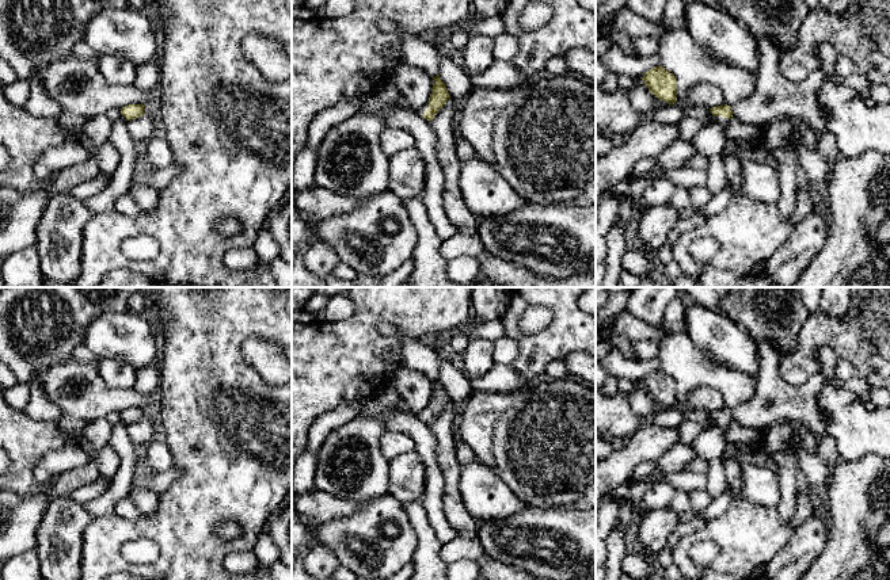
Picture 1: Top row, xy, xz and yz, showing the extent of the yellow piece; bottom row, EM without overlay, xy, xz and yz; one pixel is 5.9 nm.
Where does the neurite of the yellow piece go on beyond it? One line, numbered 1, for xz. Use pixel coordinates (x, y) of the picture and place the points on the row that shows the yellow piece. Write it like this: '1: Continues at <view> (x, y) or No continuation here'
1: Continues at xz (421, 110)

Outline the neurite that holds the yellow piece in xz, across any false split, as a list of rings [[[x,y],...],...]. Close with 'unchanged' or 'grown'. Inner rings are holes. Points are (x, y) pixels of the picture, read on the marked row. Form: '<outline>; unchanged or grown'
[[[437,75],[433,79],[434,84],[431,88],[429,102],[414,110],[418,115],[423,117],[426,121],[431,121],[436,117],[437,111],[441,110],[445,102],[450,98],[440,75]]]; grown

